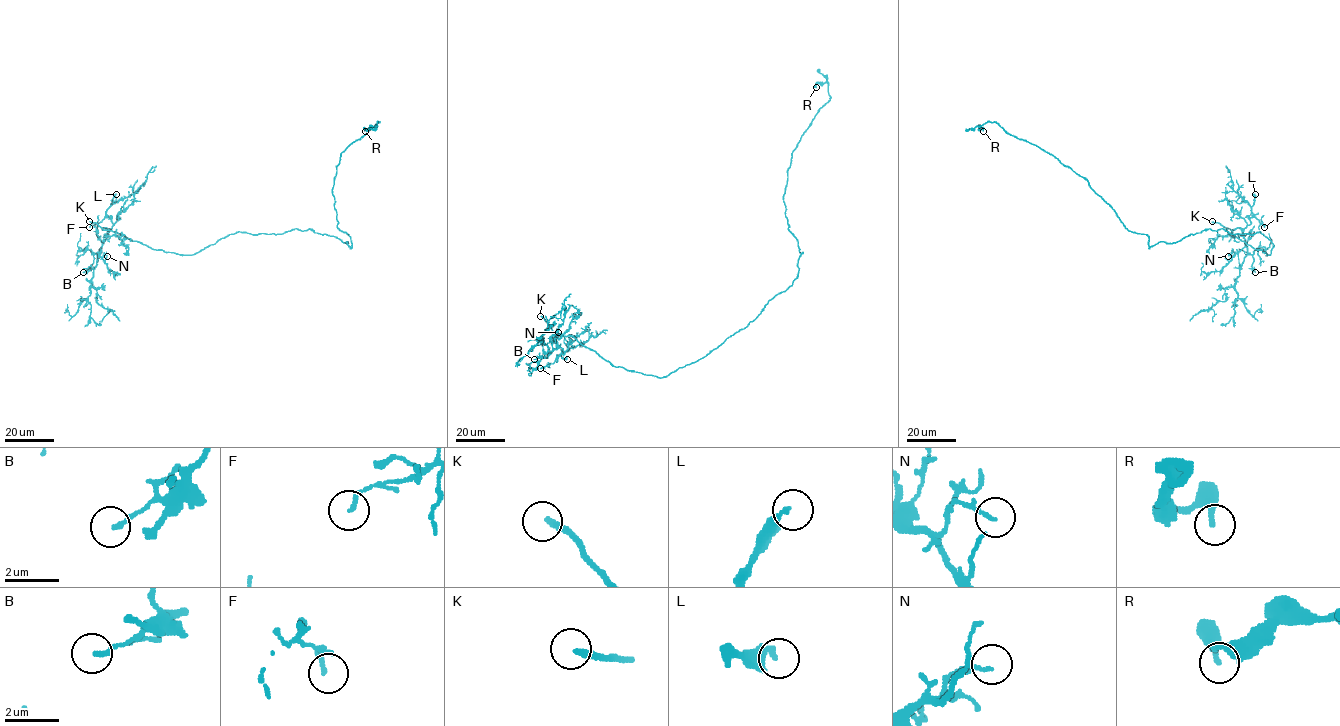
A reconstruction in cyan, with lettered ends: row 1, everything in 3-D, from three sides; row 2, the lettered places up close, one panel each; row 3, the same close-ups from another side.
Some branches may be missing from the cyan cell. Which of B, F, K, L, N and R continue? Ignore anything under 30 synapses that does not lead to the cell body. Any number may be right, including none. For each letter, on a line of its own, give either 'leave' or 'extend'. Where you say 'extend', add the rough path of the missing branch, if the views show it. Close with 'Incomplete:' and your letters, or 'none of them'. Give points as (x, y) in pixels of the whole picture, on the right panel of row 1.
B: leave
F: leave
K: extend; missing branch runs (1212, 221), (1185, 207), (1181, 201), (1181, 186), (1201, 183), (1204, 178)
L: leave
N: leave
R: leave
Incomplete: K

